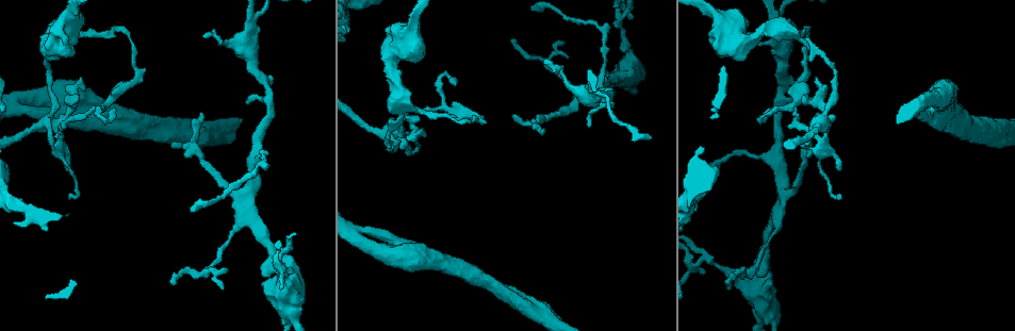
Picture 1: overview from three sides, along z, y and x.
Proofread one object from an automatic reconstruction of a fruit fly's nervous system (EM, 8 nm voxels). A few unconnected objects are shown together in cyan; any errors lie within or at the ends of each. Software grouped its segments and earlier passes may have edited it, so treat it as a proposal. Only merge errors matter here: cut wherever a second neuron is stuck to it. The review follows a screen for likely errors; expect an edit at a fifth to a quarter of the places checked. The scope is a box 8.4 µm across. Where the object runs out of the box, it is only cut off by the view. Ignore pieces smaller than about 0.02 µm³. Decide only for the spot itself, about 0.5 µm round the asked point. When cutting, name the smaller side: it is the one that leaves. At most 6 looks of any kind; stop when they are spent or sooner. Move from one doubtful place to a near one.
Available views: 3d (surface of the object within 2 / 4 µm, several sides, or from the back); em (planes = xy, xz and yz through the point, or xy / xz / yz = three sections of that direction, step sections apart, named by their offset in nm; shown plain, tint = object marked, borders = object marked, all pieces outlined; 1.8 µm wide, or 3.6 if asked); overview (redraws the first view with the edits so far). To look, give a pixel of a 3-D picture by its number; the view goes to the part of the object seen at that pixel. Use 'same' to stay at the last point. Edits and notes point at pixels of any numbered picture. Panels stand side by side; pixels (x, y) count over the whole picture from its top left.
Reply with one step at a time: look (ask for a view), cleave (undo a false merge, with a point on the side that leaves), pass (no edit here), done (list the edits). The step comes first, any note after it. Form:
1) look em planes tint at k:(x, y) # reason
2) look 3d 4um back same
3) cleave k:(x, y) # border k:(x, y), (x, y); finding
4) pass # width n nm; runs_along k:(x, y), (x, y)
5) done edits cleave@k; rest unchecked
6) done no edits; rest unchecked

look 3d 4um at 1:(390, 152) # thin neck

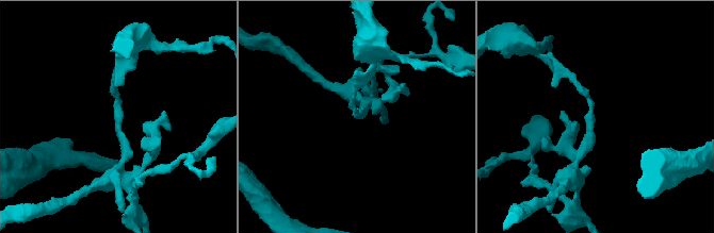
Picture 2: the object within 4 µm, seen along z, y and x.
look em planes plain at 2:(118, 114) # need the tissue

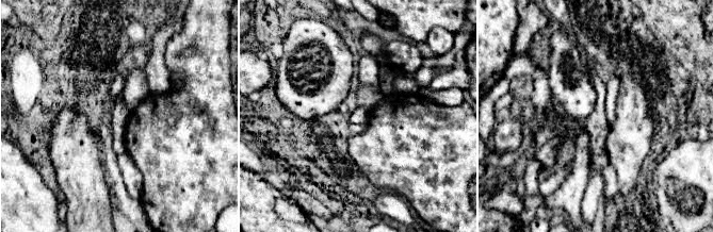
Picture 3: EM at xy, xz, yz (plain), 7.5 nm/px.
look em planes tint same

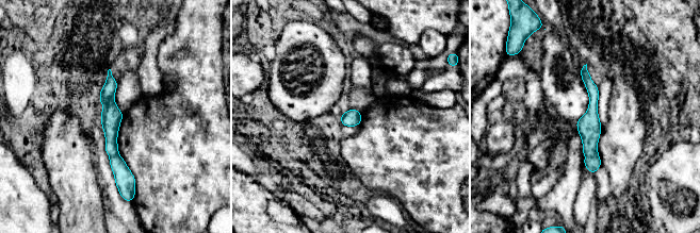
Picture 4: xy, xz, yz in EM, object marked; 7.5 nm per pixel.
cleave 4:(591, 163) # border 4:(598, 154), (586, 156); a second neuron is stuck on

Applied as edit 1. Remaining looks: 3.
look 3d 4um at 1:(786, 29) # branch point

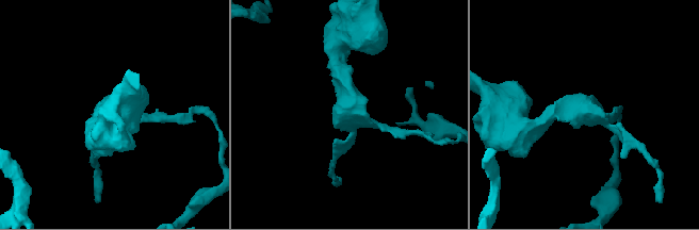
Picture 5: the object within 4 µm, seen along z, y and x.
look em planes tint at 5:(352, 114) # arms 3

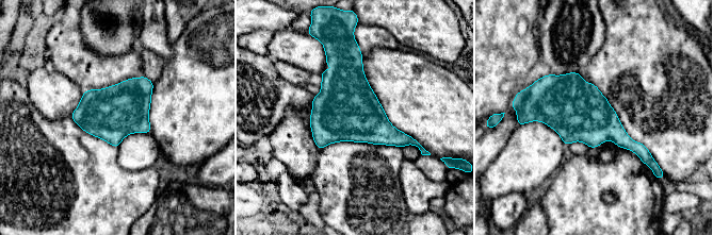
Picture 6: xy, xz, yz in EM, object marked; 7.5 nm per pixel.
pass # continuous, no second neuron

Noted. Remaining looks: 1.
done edits cleave@4; rest unchecked

